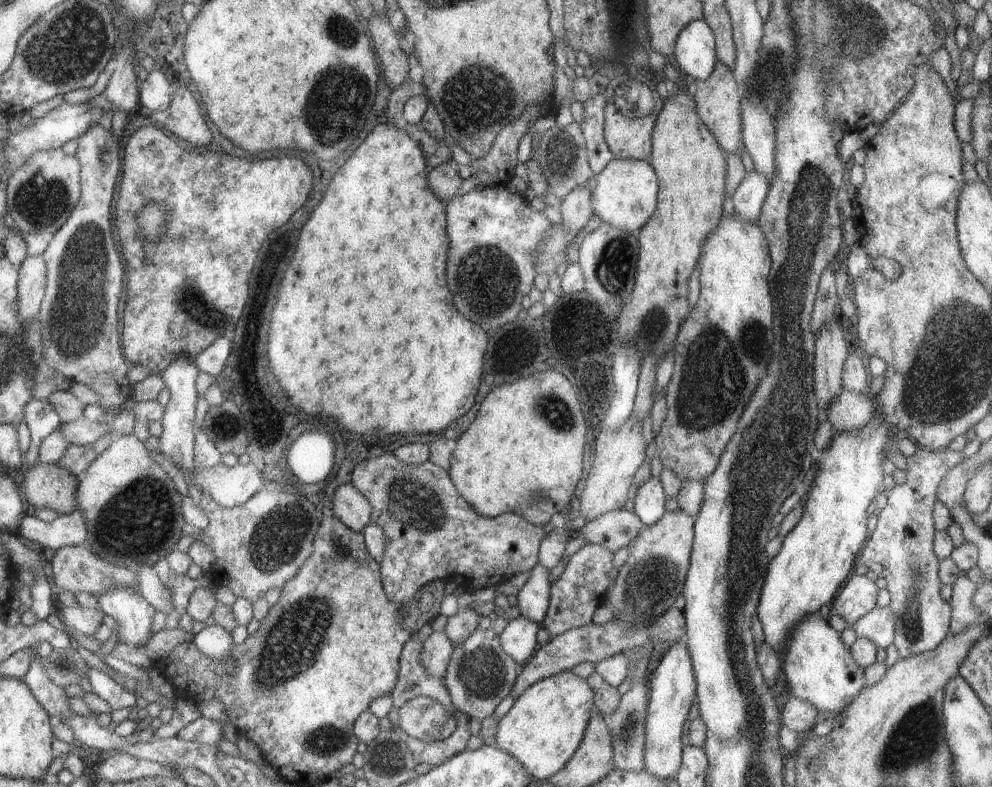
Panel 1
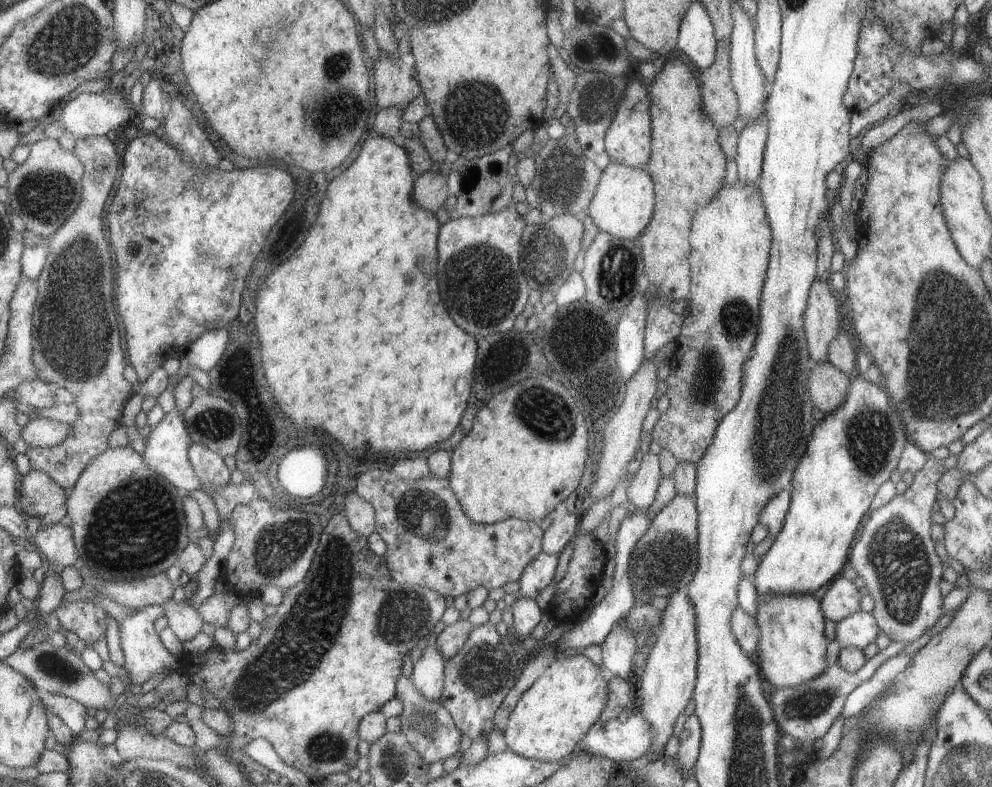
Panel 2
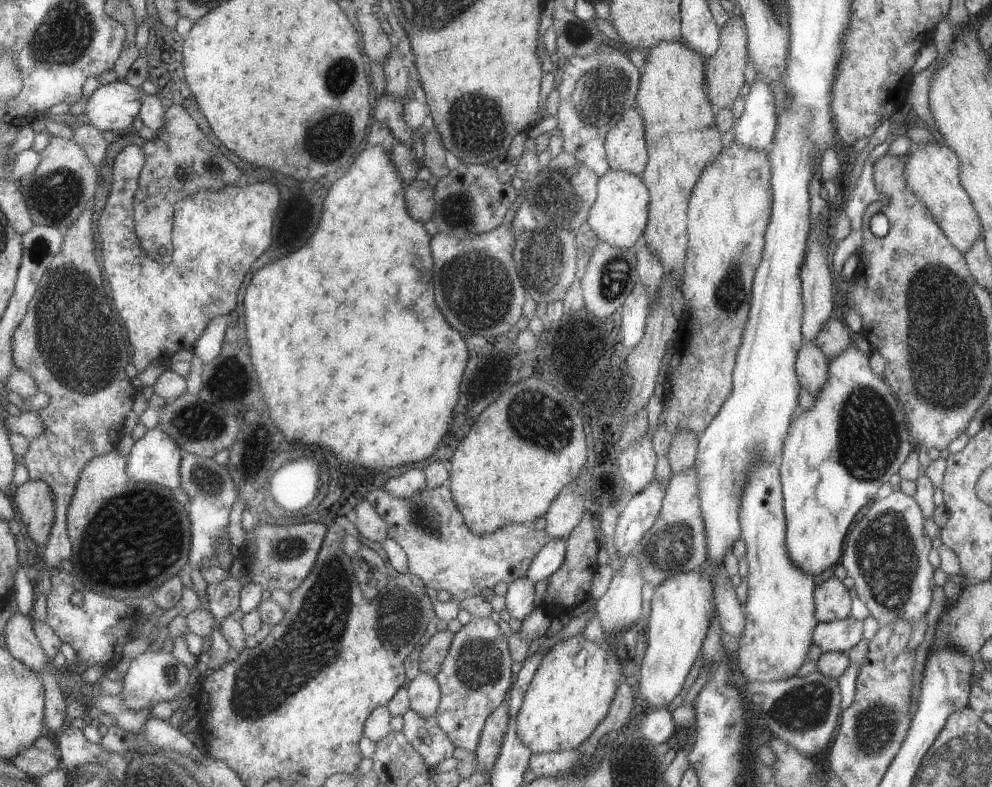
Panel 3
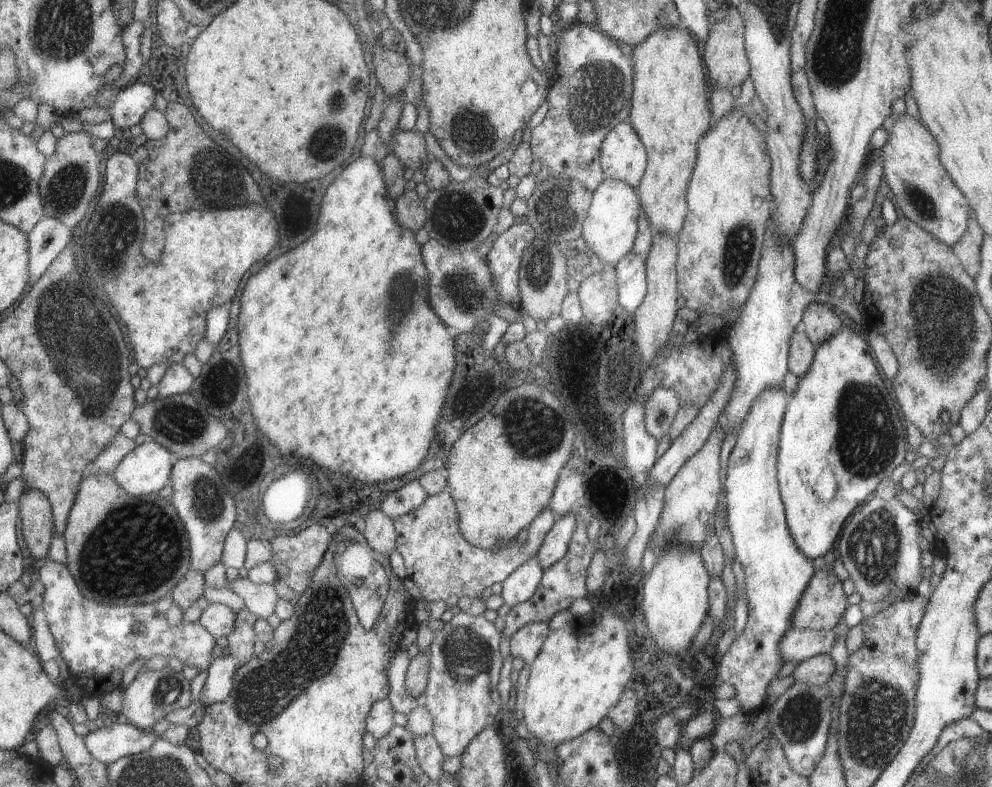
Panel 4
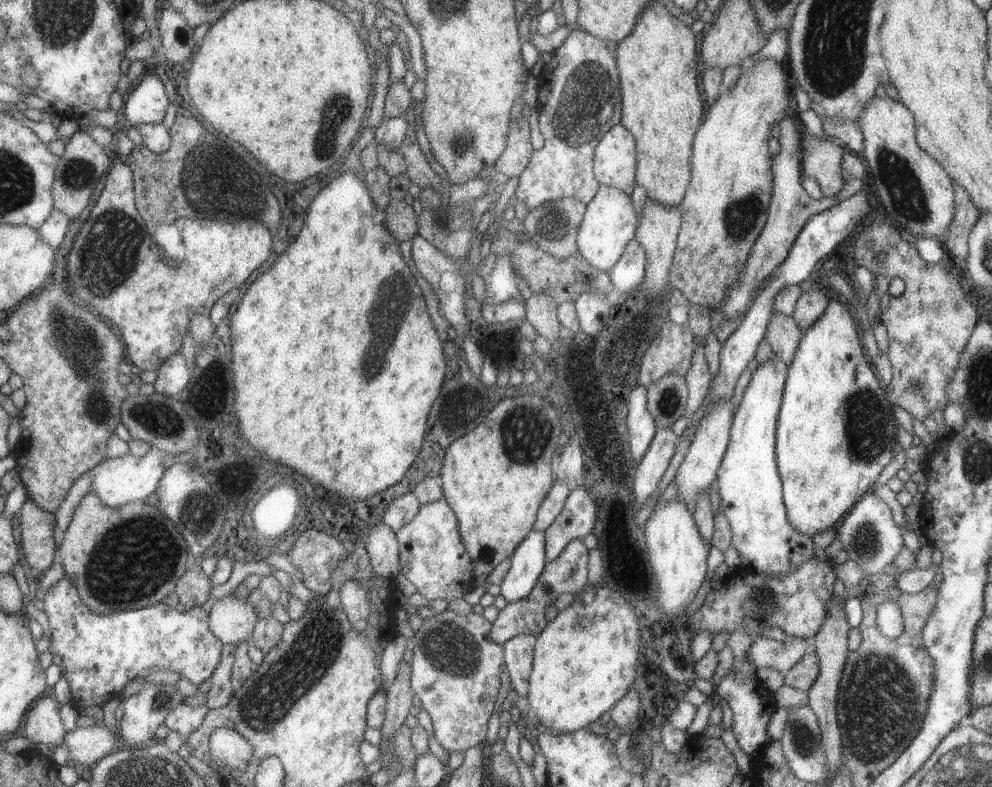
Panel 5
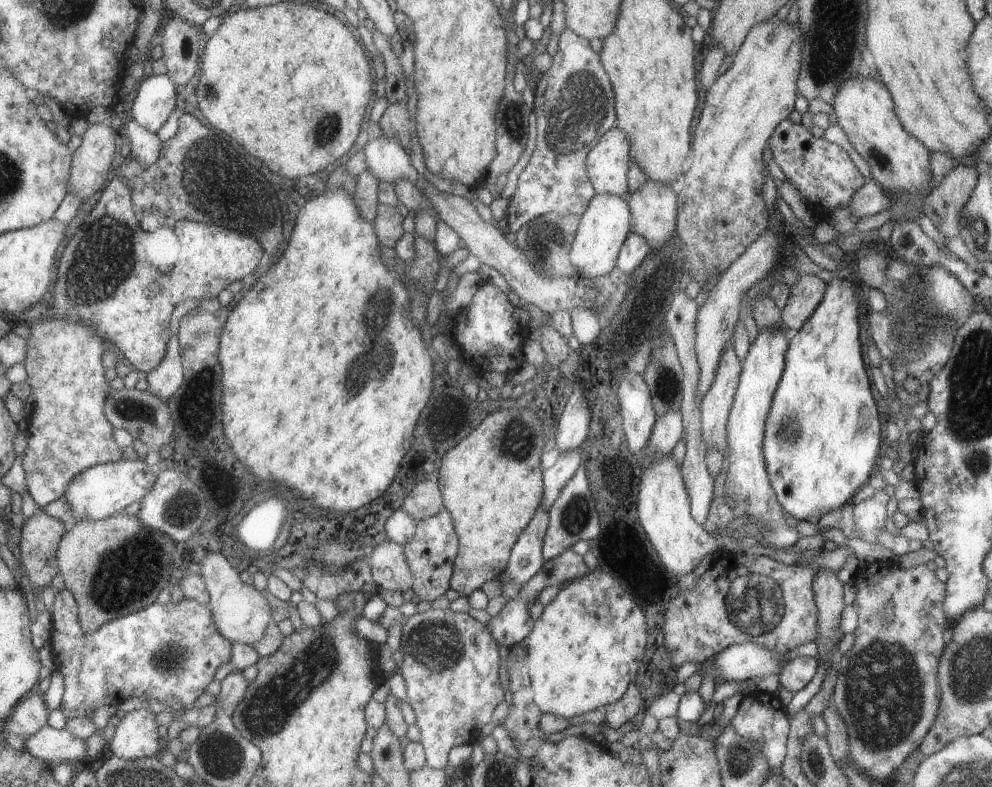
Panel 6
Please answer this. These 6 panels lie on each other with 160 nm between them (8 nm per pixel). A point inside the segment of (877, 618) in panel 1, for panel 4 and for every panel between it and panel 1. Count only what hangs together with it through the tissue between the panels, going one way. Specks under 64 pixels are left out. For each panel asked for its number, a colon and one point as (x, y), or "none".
2: (857, 630)
3: (839, 635)
4: (795, 645)

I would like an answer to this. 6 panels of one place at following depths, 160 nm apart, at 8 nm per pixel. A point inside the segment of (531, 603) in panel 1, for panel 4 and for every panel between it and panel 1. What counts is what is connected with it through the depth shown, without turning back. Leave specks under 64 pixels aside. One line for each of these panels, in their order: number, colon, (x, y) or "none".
2: (537, 574)
3: (547, 560)
4: (554, 545)

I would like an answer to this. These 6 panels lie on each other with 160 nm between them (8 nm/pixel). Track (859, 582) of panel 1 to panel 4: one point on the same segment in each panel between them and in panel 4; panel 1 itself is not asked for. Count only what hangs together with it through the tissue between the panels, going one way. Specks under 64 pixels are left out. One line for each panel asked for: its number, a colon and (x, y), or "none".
2: (841, 598)
3: (831, 600)
4: (821, 603)

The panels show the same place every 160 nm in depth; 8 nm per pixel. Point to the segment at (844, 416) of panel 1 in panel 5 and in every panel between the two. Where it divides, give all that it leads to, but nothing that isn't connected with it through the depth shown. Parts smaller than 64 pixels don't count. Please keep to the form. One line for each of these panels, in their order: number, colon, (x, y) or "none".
2: (827, 386)
3: (810, 365)
4: (800, 350)
5: (782, 334)

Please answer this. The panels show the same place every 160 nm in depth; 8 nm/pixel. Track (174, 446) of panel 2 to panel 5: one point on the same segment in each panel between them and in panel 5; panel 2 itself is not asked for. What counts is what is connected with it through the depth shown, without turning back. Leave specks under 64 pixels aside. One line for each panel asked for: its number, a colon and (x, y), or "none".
3: (154, 458)
4: (145, 469)
5: (120, 480)

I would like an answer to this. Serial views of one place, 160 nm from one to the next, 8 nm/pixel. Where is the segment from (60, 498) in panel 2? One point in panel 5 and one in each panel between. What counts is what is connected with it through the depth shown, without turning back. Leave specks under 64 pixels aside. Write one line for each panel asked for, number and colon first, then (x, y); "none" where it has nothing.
3: (33, 499)
4: (34, 511)
5: (36, 537)

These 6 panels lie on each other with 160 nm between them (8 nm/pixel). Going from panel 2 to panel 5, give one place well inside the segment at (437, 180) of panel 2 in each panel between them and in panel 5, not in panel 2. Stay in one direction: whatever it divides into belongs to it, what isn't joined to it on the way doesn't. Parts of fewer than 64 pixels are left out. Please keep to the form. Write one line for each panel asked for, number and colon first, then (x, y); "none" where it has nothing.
3: (418, 200)
4: (409, 212)
5: (399, 220)

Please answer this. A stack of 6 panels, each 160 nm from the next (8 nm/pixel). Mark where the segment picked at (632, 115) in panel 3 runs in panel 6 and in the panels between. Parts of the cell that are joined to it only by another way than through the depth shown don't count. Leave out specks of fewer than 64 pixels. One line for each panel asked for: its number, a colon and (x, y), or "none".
4: (622, 156)
5: (613, 165)
6: (606, 164)

